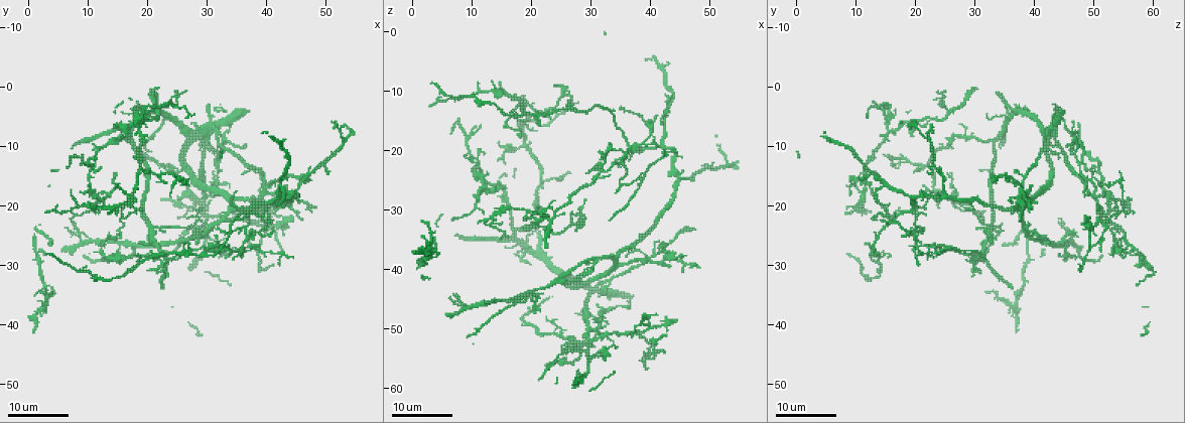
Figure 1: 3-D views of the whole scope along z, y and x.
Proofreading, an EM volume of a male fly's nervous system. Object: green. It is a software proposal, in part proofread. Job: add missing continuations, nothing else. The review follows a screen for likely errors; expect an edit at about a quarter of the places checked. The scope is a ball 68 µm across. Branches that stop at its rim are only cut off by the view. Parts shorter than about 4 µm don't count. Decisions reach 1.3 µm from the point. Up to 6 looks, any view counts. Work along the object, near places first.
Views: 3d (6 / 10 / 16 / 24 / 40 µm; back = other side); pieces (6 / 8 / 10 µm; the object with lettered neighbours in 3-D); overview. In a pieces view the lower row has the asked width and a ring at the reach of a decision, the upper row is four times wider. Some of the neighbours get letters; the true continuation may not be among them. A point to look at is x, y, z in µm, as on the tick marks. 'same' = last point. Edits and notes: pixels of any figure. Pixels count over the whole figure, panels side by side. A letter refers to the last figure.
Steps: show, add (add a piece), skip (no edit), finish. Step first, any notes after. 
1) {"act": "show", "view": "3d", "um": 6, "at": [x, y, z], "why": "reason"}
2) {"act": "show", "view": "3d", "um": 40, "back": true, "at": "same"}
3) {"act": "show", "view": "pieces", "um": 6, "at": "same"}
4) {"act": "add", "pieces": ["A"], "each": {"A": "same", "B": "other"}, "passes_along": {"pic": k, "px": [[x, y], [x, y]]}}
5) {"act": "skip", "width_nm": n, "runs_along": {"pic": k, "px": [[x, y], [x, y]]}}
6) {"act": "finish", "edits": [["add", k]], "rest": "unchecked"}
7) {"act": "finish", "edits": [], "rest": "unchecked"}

{"act": "show", "view": "3d", "um": 16, "at": [34.0, 27.5, 27.0]}

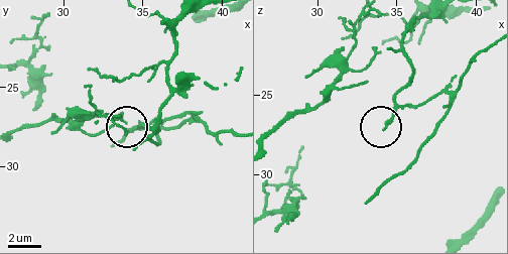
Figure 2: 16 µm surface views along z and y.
{"act": "show", "view": "pieces", "um": 10, "at": [34.2, 27.7, 26.9]}

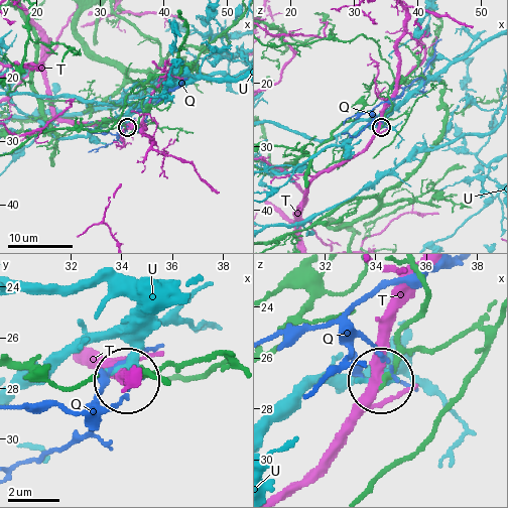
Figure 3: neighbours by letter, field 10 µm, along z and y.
{"act": "skip", "each": {"Q": "other", "T": "other", "U": "other"}, "runs_along": {"pic": 3, "px": [[420, 276], [426, 302], [398, 335], [396, 361], [385, 378]]}, "found": "none of them fits"}

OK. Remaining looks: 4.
{"act": "show", "view": "3d", "um": 24, "at": [24.0, 18.0, 9.0], "why": "an open end"}

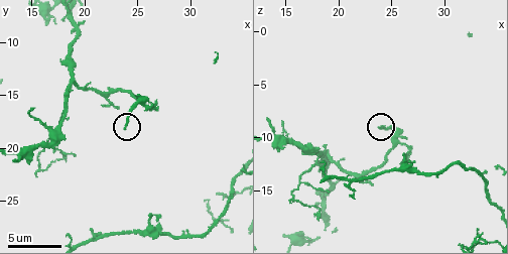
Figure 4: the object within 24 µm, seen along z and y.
{"act": "show", "view": "pieces", "um": 10, "at": [24.0, 18.2, 9.0]}

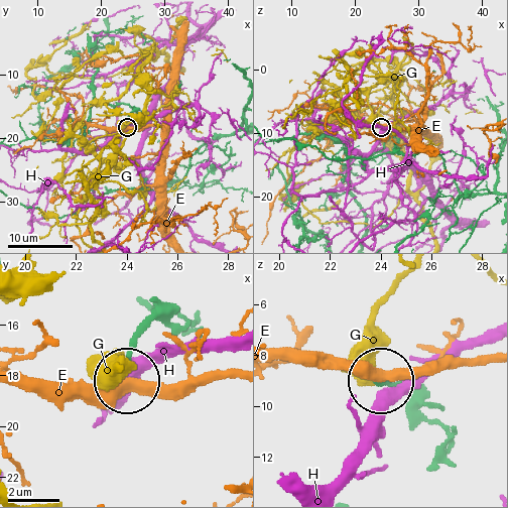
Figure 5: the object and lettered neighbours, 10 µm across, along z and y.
{"act": "skip", "width_nm": 160, "each": {"E": "other", "G": "other", "H": "other"}, "found": "no lettered piece goes on from it"}

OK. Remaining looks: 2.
{"act": "show", "view": "3d", "um": 24, "at": [21.5, 28.5, 15.5], "why": "an open end"}

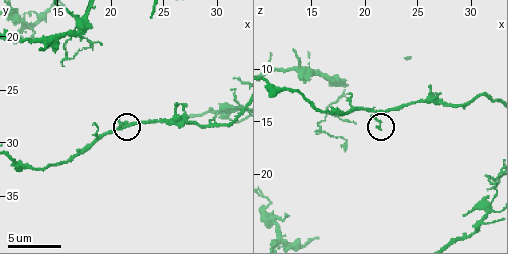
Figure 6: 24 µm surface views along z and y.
{"act": "show", "view": "pieces", "um": 10, "at": "same"}

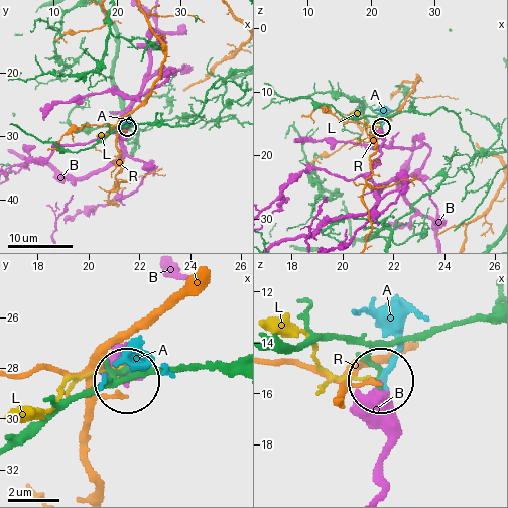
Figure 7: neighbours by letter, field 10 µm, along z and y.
{"act": "skip", "each": {"A": "other", "B": "other", "L": "other", "R": "other"}, "found": "no lettered piece goes on from it"}

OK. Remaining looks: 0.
{"act": "finish", "edits": [], "rest": "unchecked"}

